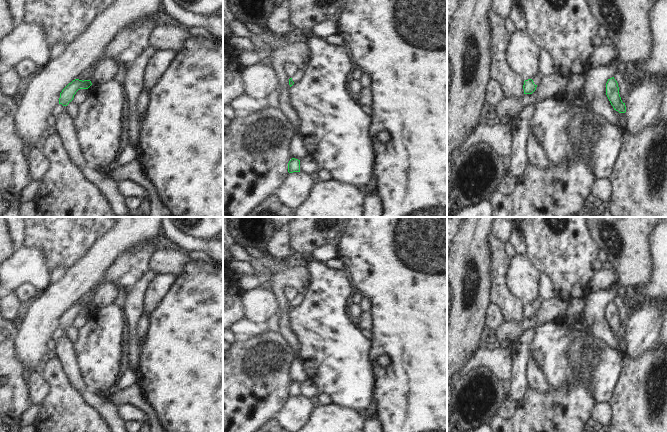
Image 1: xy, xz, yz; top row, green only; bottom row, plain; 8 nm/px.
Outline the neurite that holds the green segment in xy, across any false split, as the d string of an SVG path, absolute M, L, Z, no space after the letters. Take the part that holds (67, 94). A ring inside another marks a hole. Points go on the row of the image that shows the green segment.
M75 79L73 80L71 83L69 83L60 93L60 98L59 98L59 104L62 104L63 106L67 106L68 107L68 113L72 118L72 123L73 123L73 119L77 114L77 110L78 110L78 105L75 104L72 100L74 98L74 95L76 94L76 92L80 89L88 89L90 86L92 85L90 80L79 80L79 79Z

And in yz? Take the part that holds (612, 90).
M614 77L608 79L606 83L606 95L614 110L618 111L619 113L626 112L625 103L623 103L621 100L618 83Z

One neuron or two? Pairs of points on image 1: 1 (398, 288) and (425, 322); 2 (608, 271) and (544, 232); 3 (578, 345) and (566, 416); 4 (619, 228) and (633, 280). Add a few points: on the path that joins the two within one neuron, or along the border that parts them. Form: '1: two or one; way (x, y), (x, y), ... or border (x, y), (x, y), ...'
1: one; way (406, 296), (424, 314)
2: two; border (596, 271), (591, 277), (588, 287)
3: one; way (580, 363), (580, 386), (576, 398)
4: one; way (626, 241), (633, 267)

